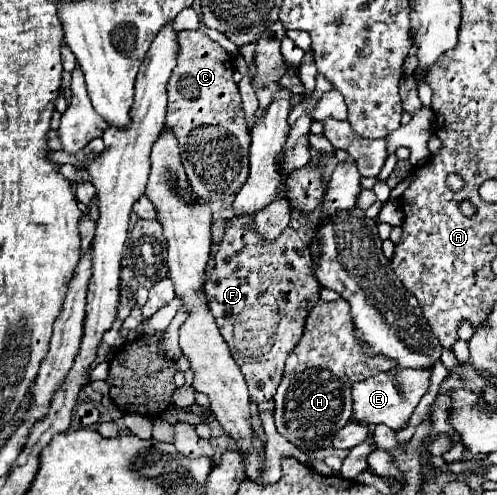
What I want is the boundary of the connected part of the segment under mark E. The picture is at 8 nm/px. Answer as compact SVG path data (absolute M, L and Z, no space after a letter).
M427 367L427 369L401 369L399 377L397 377L399 385L393 383L391 373L381 373L381 375L375 375L373 379L353 383L353 419L361 421L361 423L369 423L369 425L385 423L387 427L399 431L409 421L419 399L429 391L431 373L433 373L431 367Z

